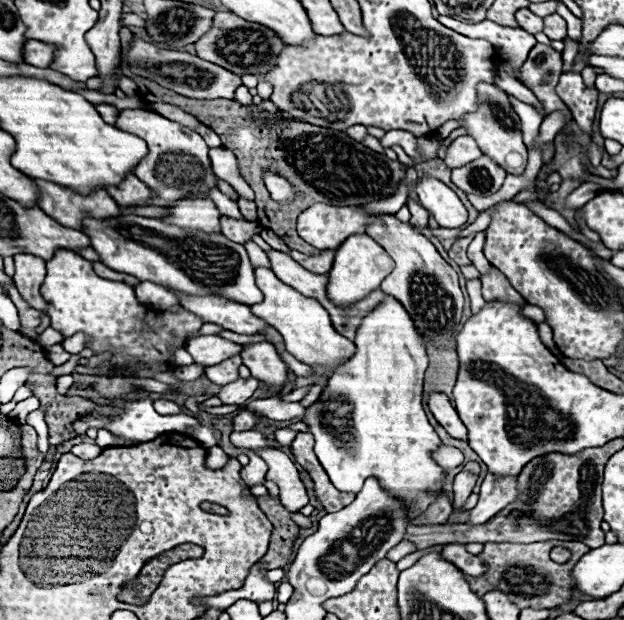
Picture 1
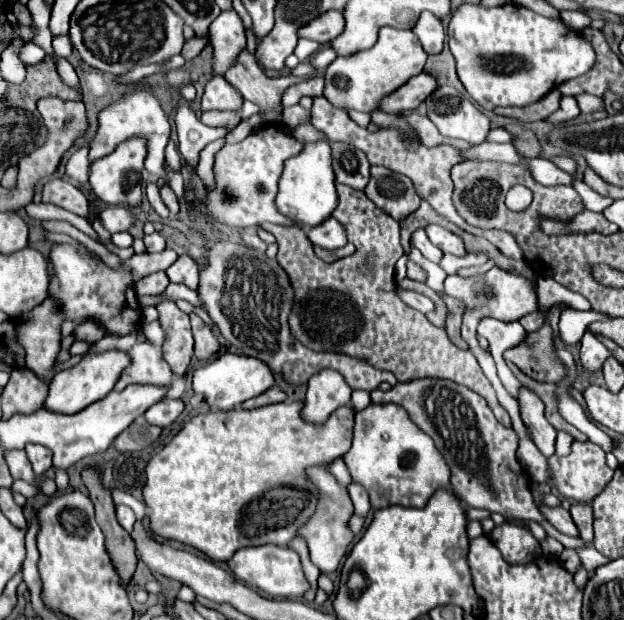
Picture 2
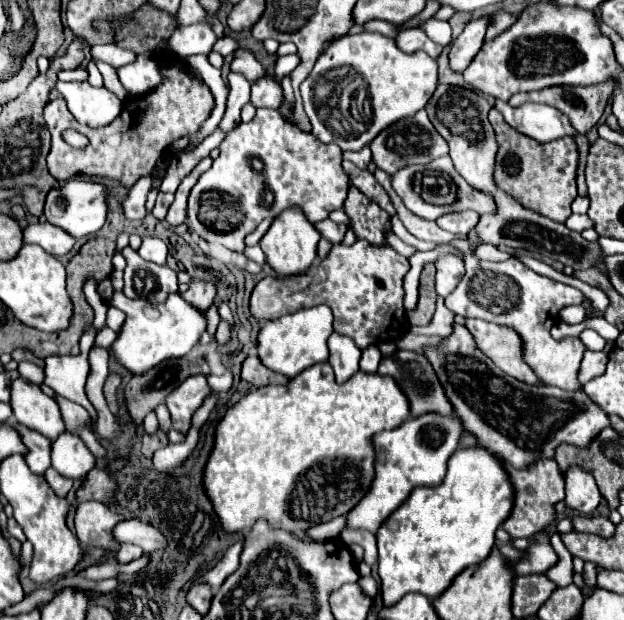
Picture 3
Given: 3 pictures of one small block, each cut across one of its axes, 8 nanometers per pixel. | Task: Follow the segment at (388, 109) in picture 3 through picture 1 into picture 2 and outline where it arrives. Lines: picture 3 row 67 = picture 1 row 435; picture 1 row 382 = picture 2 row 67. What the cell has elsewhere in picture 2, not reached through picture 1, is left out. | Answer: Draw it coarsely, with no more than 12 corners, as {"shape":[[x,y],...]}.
{"shape":[[380,28],[378,42],[324,70],[324,98],[376,112],[420,74],[412,30]]}

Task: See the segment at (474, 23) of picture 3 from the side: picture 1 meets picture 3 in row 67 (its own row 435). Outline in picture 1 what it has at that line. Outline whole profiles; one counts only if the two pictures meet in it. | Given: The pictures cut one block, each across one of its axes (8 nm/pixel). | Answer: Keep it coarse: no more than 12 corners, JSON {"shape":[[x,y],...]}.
{"shape":[[430,394],[428,406],[452,438],[468,440],[466,426],[446,394]]}

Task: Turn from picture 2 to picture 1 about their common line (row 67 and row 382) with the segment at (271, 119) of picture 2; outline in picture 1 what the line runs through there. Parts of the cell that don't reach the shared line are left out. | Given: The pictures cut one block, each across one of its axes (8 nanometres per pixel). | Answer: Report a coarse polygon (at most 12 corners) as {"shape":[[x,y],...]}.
{"shape":[[240,378],[222,386],[216,398],[240,406],[256,392],[260,380]]}

